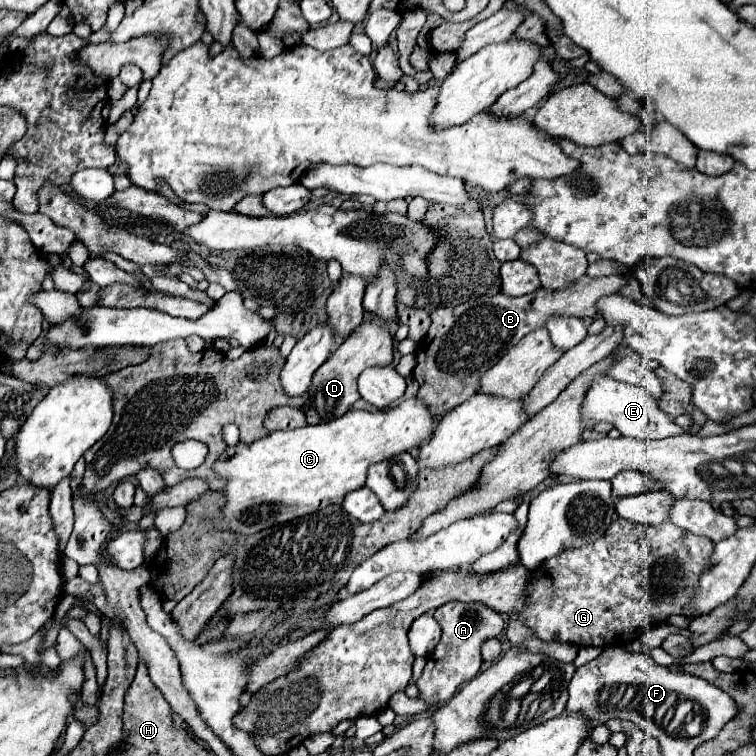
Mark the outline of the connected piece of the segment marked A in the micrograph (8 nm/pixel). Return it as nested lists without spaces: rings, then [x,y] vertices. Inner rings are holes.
[[[448,602],[434,612],[434,618],[442,628],[442,640],[434,650],[434,660],[426,662],[426,668],[416,686],[420,688],[422,700],[438,704],[450,700],[462,682],[468,682],[478,674],[482,666],[480,646],[484,640],[494,638],[502,632],[504,620],[496,610],[474,602]]]

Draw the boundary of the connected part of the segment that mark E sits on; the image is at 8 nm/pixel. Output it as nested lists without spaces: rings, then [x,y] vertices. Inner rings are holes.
[[[596,376],[592,378],[592,384],[588,384],[588,390],[584,394],[584,402],[580,408],[584,426],[592,430],[600,422],[610,422],[616,430],[620,430],[622,436],[632,438],[648,438],[648,440],[660,440],[668,436],[676,436],[684,432],[680,426],[676,426],[656,404],[656,400],[642,388],[618,382],[610,376]]]

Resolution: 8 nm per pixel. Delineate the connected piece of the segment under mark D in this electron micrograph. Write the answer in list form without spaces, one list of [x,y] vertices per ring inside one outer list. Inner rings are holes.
[[[374,320],[374,322],[360,324],[358,330],[354,330],[354,334],[350,336],[350,340],[342,342],[338,350],[328,358],[328,362],[324,362],[316,370],[312,378],[312,386],[304,394],[304,404],[302,404],[306,422],[322,424],[322,422],[330,422],[334,418],[344,416],[352,408],[352,404],[360,398],[356,380],[362,374],[362,370],[370,366],[388,366],[392,362],[392,352],[394,352],[394,340],[382,322]]]

